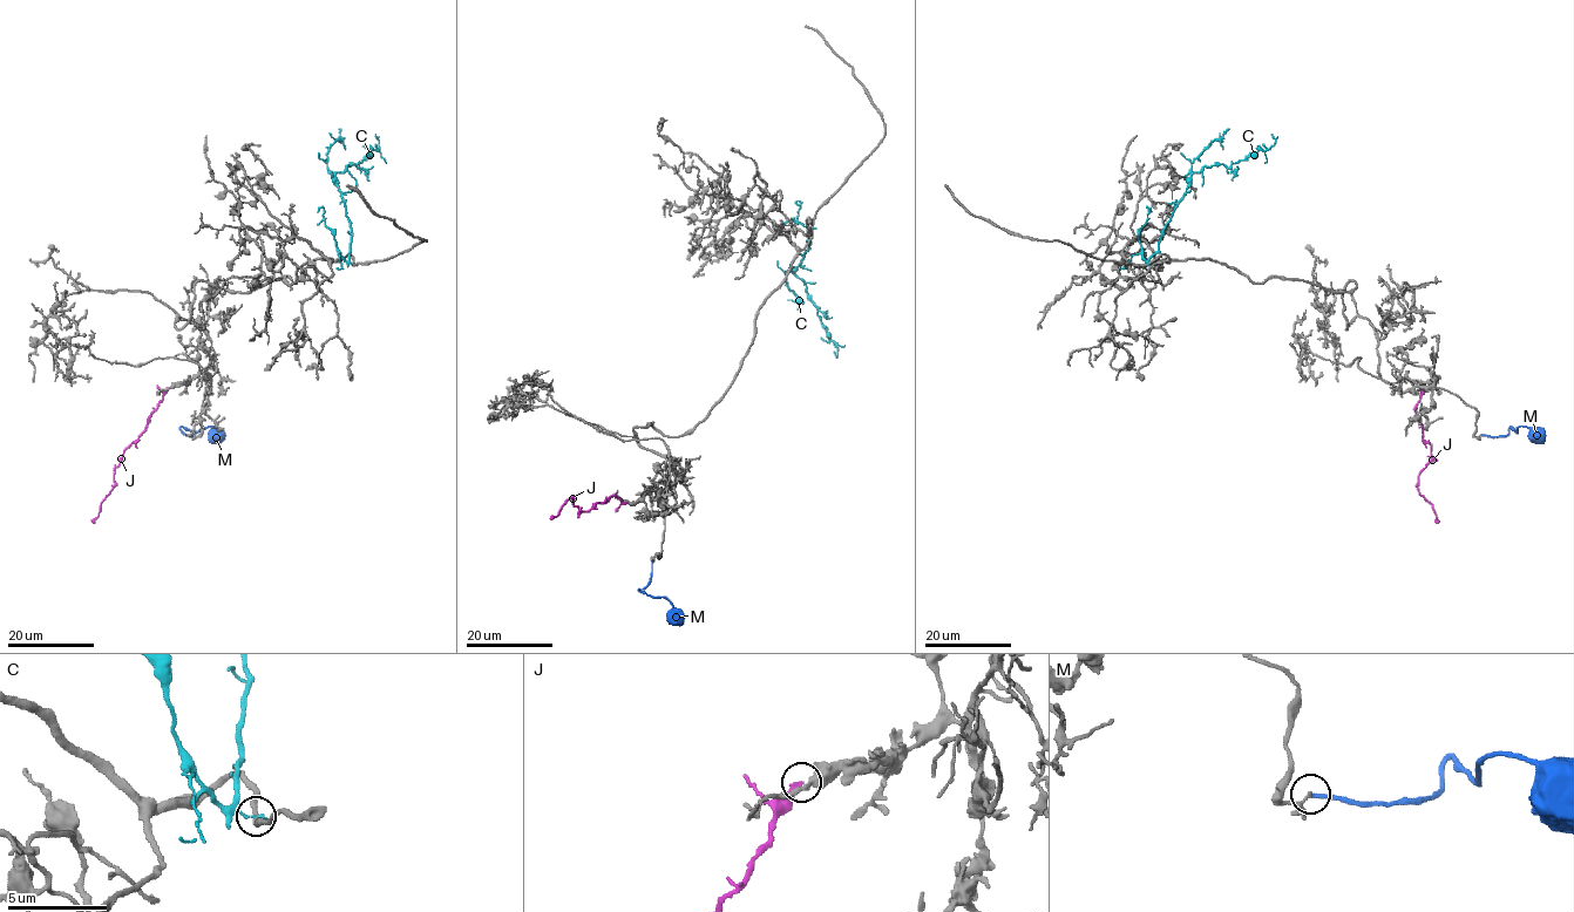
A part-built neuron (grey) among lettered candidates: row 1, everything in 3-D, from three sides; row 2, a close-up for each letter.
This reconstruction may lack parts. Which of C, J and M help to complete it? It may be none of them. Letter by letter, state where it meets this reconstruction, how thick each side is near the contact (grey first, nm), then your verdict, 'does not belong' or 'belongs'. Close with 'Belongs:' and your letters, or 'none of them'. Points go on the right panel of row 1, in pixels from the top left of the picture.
C: contact (1147, 264); calibres 280 and 150 nm; does not belong
J: contact (1422, 387); calibres 280 and 340 nm; does not belong
M: contact (1480, 435); calibres 150 and 180 nm; does not belong
Belongs: none of them

